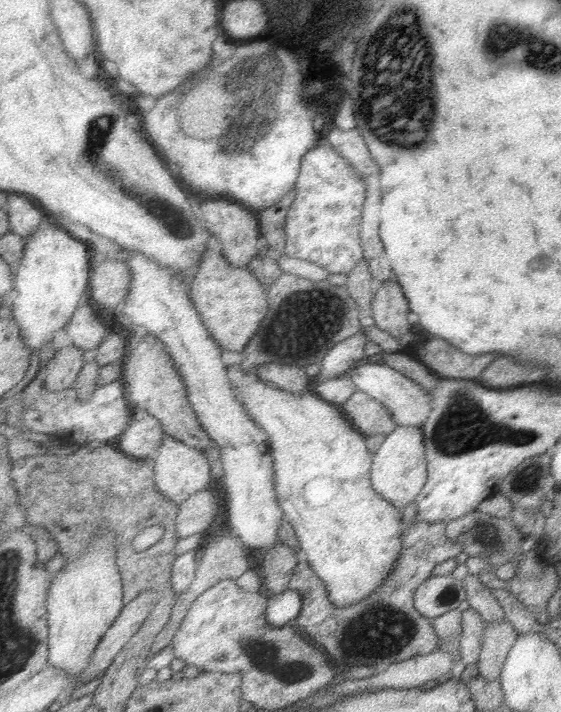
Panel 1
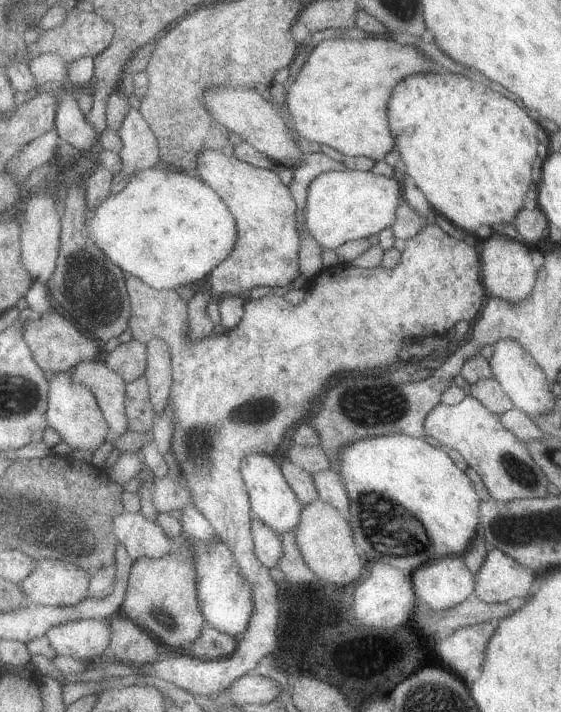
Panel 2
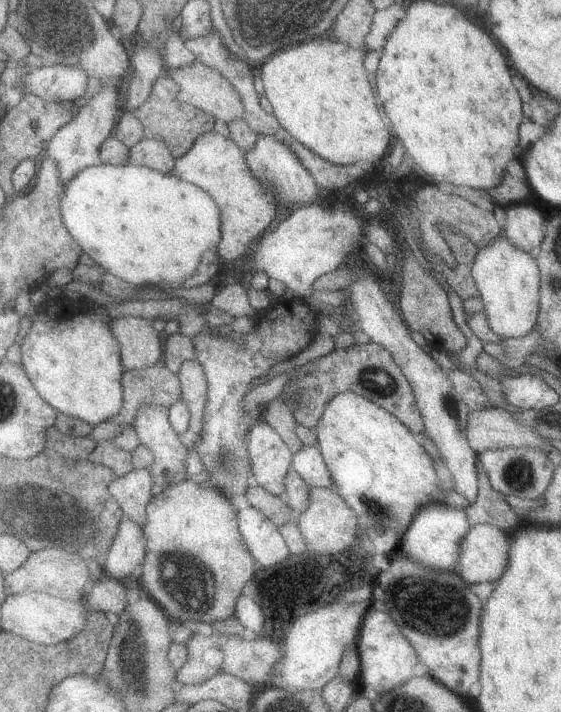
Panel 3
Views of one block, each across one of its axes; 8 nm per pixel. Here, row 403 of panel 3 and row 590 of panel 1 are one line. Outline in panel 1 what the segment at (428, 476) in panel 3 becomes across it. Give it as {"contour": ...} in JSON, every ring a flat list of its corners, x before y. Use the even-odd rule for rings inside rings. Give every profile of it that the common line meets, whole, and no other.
{"contour":[[261,376,235,380,235,390,245,410,269,436,271,452,277,466,277,494,281,508,285,510,285,520,289,520,301,540,301,550,305,560,313,566,317,576,329,586,329,598,337,606,353,606,373,596,375,590,389,578,393,566,405,550,403,542,403,520,401,508,381,496,373,484,373,462,375,454,369,448,367,436,359,432,347,418,341,406,331,404,323,396,315,394,295,394,285,388,273,386]]}

